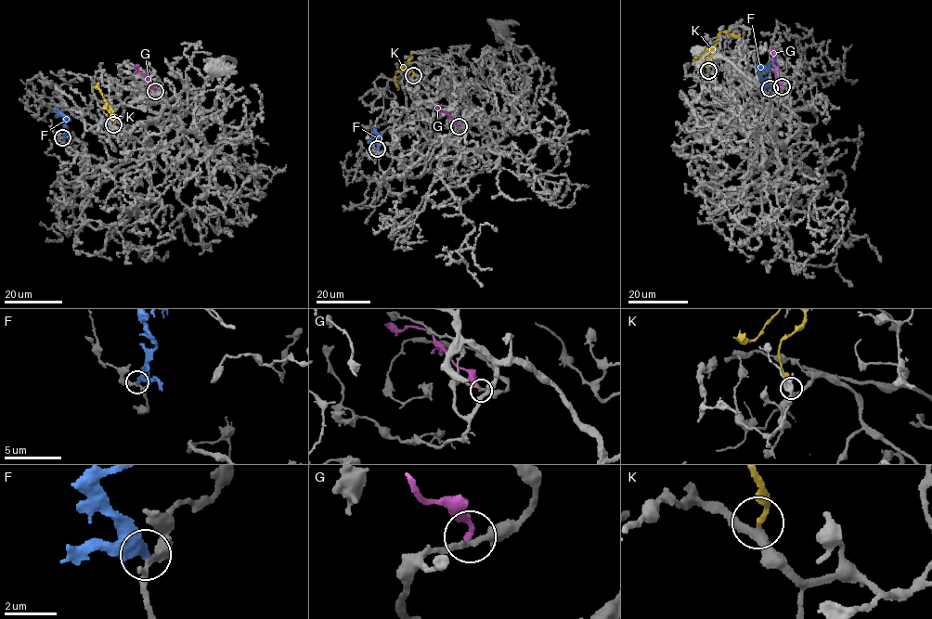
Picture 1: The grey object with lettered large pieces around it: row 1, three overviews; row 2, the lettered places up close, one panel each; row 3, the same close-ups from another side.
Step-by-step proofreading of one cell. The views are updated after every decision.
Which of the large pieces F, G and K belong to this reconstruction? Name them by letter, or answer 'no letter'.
K

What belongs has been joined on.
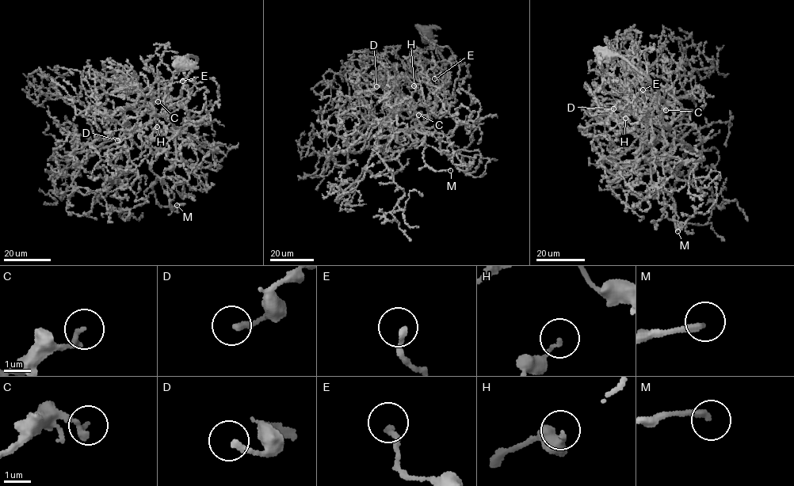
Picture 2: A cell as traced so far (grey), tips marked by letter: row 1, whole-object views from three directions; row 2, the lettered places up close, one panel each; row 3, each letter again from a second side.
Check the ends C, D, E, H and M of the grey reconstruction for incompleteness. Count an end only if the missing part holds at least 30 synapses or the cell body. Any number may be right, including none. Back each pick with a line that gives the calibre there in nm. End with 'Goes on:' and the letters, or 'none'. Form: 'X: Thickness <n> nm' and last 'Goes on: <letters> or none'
M: Thickness 240 nm
Goes on: M

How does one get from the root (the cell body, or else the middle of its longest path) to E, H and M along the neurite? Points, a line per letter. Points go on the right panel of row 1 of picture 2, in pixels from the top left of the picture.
E: (607, 57), (623, 57), (650, 80), (670, 126), (673, 108), (661, 100), (650, 123), (642, 118), (643, 89)
H: (607, 57), (623, 57), (657, 88), (669, 126), (673, 108), (625, 118)
M: (607, 57), (657, 88), (669, 126), (673, 108), (660, 100), (652, 112), (666, 142), (650, 170), (677, 231)

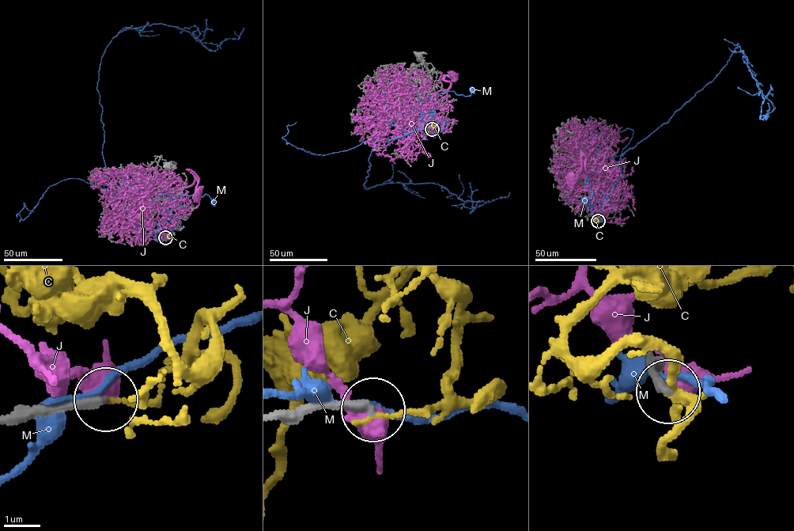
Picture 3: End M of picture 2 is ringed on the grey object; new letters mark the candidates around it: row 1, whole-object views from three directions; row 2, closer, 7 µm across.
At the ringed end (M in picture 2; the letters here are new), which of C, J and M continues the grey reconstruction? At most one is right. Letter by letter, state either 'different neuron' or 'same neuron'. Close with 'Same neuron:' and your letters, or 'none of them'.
C: different neuron
J: different neuron
M: different neuron
Same neuron: none of them

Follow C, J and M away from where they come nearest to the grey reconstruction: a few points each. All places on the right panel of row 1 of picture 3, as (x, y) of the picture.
C: (598, 221), (595, 219), (599, 209)
J: (598, 221), (595, 213), (611, 191), (610, 183), (602, 172), (587, 174), (582, 155), (582, 172), (574, 179)
M: (598, 221), (623, 153), (610, 155), (587, 176), (585, 183), (593, 194), (584, 200)

